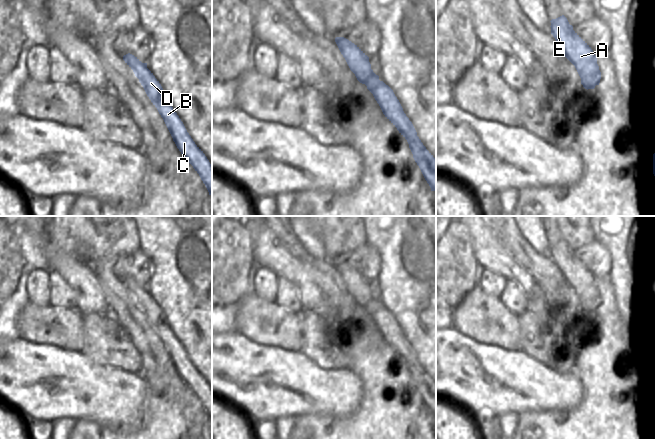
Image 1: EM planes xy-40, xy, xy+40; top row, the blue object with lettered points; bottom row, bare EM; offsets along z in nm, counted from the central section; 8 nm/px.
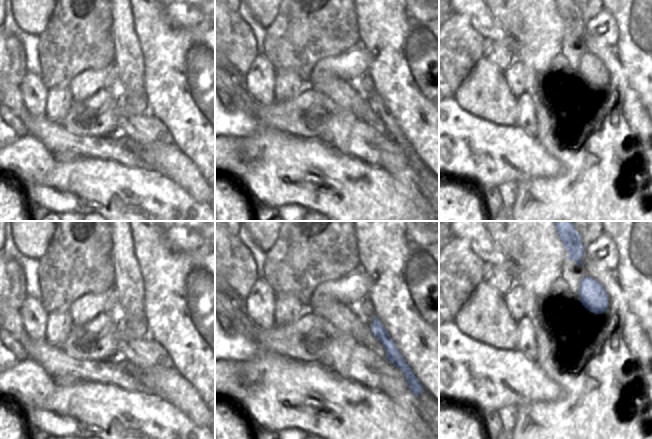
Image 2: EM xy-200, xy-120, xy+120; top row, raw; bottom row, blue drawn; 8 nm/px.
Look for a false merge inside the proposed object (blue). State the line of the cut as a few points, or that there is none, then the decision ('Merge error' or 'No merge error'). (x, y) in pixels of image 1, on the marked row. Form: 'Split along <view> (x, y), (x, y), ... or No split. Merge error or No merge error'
No split. No merge error.

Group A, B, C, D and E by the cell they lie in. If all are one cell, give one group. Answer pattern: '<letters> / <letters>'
A B C D E

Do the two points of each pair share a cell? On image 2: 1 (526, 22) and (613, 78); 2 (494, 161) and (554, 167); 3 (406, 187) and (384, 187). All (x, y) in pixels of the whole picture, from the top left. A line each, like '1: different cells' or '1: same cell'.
1: same cell
2: same cell
3: different cells

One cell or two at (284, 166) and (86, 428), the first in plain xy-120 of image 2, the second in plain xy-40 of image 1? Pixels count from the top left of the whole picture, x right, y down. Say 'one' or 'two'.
two

